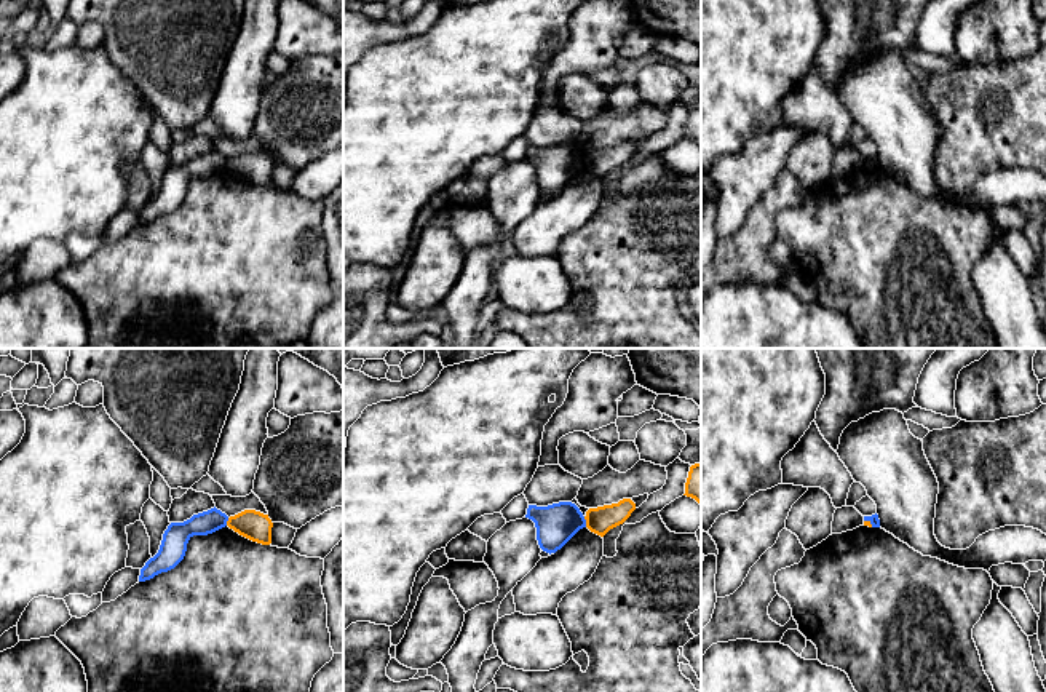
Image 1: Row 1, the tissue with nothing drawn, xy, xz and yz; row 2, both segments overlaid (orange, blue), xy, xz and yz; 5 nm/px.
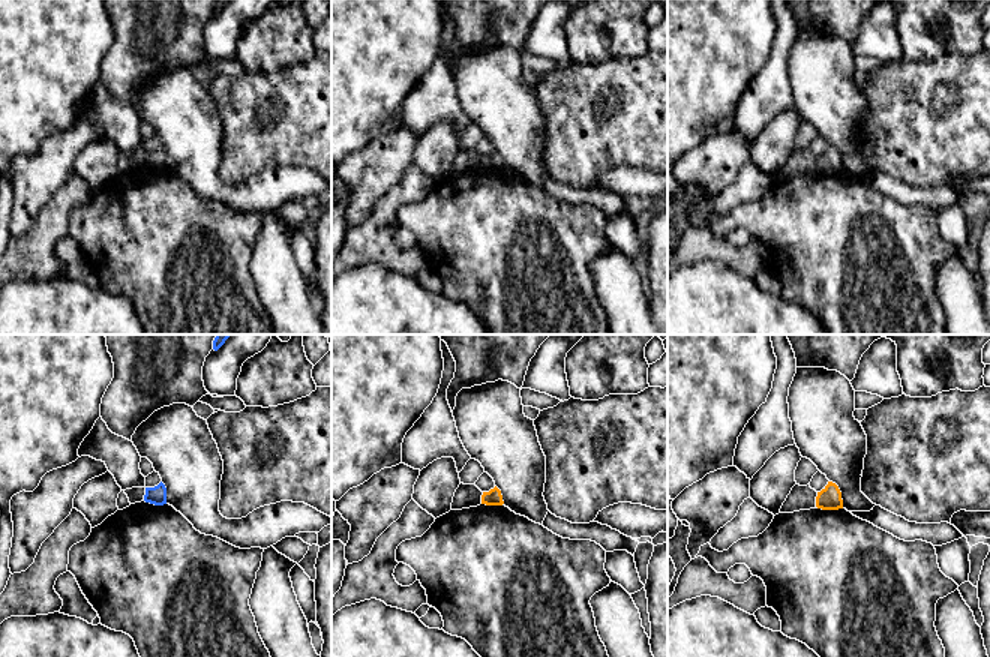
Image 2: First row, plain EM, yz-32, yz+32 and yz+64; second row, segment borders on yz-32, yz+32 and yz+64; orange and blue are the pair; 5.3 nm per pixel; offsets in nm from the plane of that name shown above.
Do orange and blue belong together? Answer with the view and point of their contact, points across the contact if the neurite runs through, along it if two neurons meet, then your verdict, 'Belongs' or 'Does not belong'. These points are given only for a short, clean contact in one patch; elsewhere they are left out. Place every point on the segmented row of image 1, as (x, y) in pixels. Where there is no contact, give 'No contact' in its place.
Touches orange at xz (586, 521). Boundary: xz (583, 517), (586, 526). Does not belong

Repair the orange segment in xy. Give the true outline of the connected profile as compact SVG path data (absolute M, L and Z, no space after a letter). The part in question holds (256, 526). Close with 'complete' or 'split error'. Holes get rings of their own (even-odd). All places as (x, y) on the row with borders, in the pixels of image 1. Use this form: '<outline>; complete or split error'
M244 510L235 516L230 516L227 526L252 542L262 545L271 543L273 523L268 515L260 511Z; complete

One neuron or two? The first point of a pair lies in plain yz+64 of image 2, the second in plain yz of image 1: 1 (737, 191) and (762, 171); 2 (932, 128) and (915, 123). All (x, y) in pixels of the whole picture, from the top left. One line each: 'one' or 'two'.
1: two
2: two

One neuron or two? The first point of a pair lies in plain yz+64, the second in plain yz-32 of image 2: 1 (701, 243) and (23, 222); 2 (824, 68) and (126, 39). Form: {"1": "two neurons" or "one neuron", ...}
{"1": "two neurons", "2": "two neurons"}

